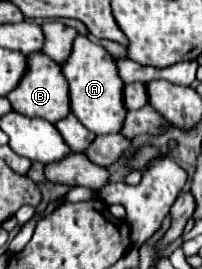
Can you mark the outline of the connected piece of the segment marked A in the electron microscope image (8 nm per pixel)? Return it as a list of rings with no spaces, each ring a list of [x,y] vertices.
[[[78,35],[74,39],[72,51],[64,63],[60,63],[62,75],[68,81],[70,87],[70,109],[80,119],[80,123],[90,129],[96,135],[108,135],[118,133],[124,117],[126,107],[122,107],[122,79],[116,71],[116,61],[108,55],[108,51],[96,43],[92,43],[88,37]]]

